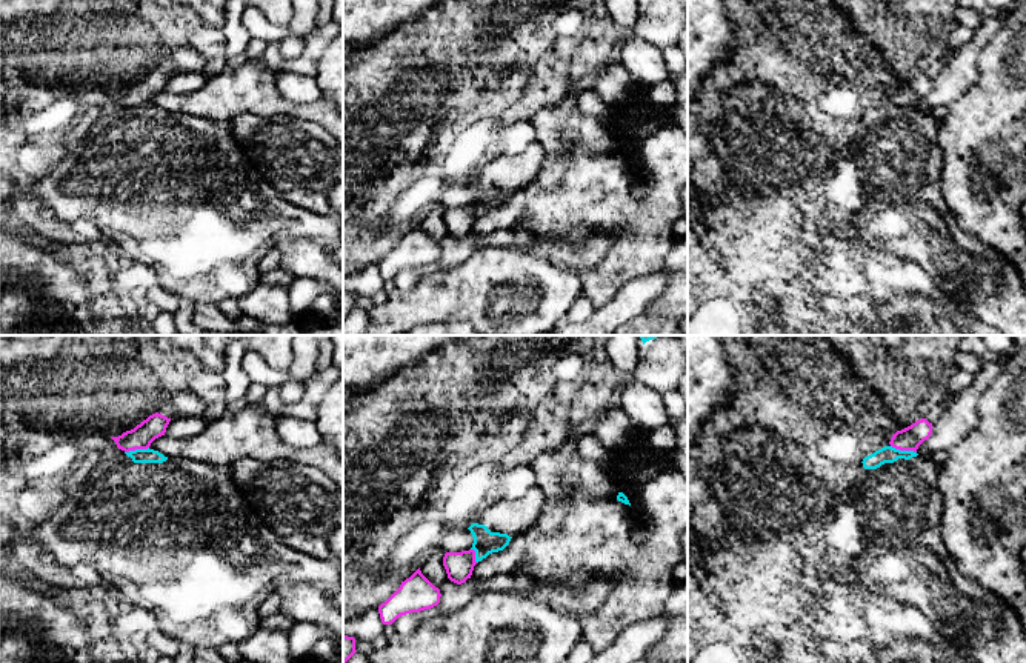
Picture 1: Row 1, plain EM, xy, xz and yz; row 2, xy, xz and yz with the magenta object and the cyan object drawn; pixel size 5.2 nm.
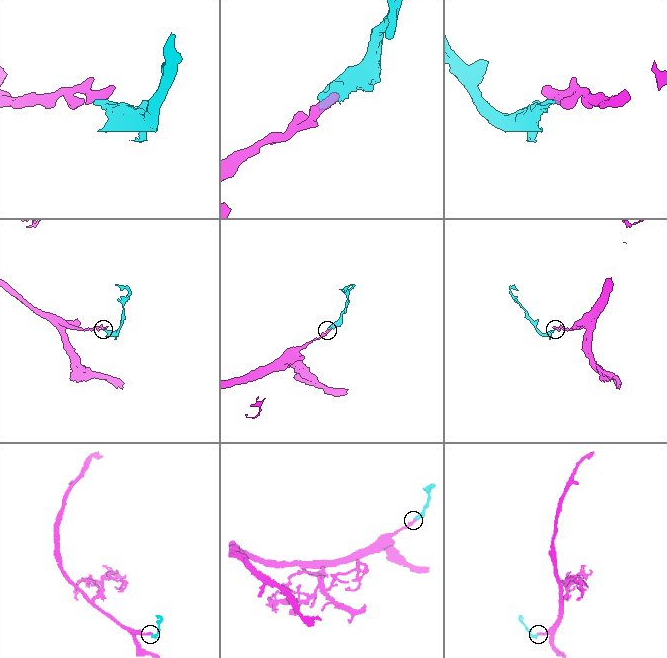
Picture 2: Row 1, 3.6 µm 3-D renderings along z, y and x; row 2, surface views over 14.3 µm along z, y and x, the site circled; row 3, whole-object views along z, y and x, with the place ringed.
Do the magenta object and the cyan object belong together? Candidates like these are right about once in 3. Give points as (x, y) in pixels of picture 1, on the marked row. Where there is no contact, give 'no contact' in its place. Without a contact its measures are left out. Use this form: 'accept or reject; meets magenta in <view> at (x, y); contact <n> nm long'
reject; meets magenta in yz at (903, 449); contact 140 nm long

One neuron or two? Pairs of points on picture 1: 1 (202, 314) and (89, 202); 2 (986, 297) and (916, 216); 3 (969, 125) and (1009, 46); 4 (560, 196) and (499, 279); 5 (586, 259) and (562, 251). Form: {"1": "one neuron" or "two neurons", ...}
{"1": "two neurons", "2": "one neuron", "3": "one neuron", "4": "two neurons", "5": "one neuron"}

